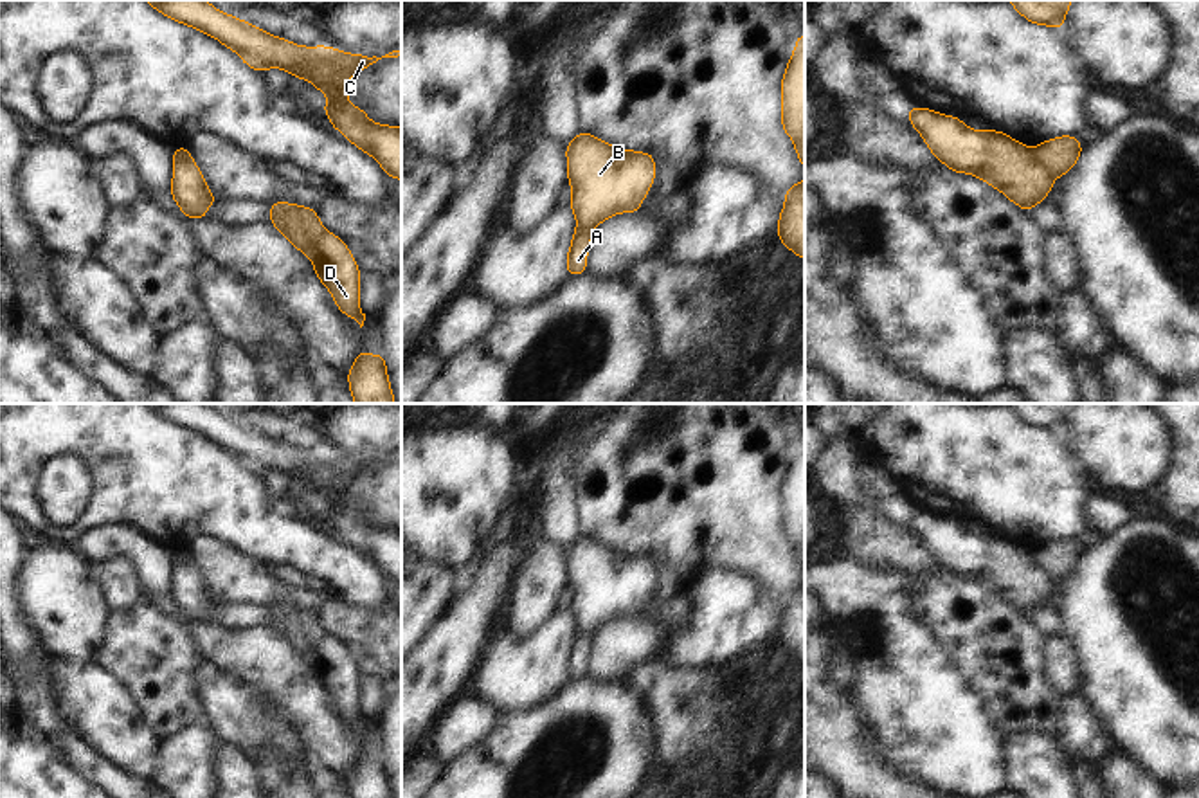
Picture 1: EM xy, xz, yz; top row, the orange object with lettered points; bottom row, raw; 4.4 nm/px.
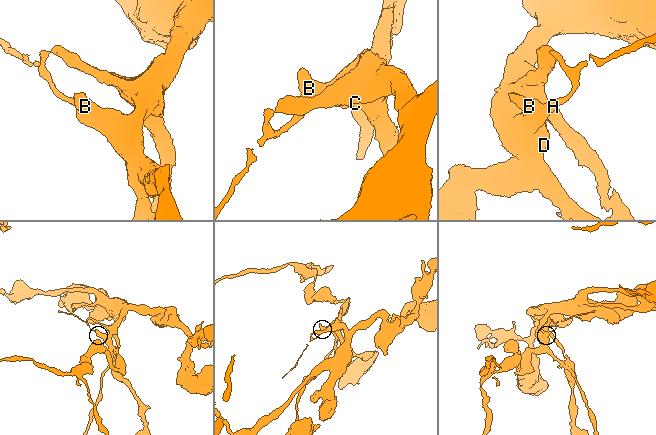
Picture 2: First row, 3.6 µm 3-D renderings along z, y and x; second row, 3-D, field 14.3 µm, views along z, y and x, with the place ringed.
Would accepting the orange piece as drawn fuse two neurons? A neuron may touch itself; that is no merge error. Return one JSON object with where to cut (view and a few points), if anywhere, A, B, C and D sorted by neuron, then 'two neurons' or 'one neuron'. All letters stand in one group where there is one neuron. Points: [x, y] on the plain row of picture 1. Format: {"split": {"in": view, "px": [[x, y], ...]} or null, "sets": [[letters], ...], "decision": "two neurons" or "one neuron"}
{"split": {"in": "yz", "px": [[1030, 552], [1030, 557], [1052, 579]]}, "sets": [["A"], ["B", "C", "D"]], "decision": "two neurons"}

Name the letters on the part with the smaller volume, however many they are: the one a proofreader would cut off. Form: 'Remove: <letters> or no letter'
Remove: A

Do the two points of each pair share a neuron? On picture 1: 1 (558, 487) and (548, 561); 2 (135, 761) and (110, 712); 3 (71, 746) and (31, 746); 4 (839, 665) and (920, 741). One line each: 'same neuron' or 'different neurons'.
1: different neurons
2: same neuron
3: different neurons
4: different neurons

